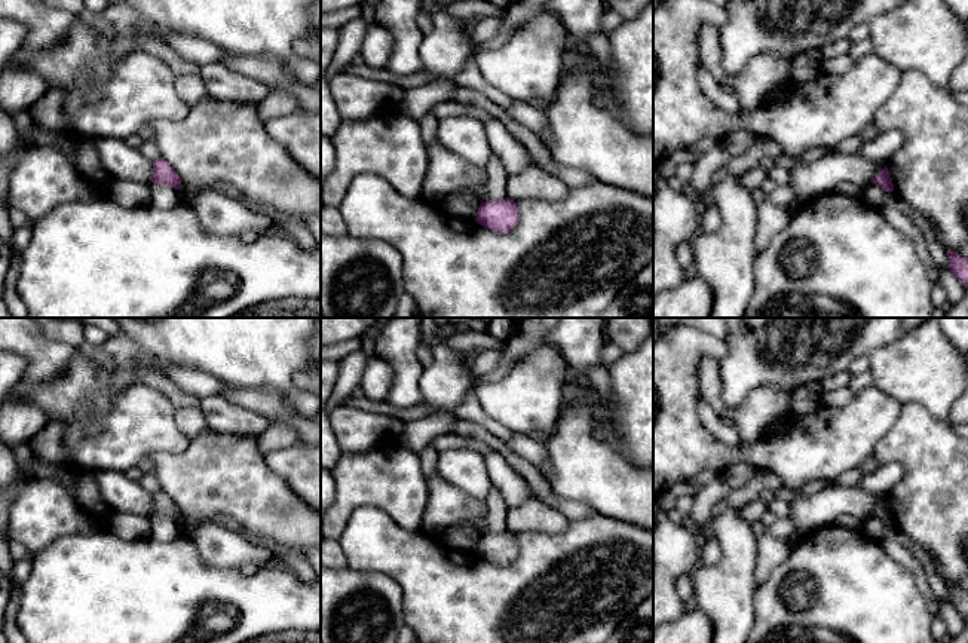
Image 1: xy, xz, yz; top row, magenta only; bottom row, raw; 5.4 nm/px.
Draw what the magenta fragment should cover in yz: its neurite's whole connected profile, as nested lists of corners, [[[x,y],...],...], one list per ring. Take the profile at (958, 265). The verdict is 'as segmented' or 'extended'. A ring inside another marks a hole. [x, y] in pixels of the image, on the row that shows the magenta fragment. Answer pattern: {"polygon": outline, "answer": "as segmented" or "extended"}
{"polygon": [[[946,251],[949,258],[949,269],[955,278],[964,285],[968,285],[968,260],[955,251]]], "answer": "as segmented"}

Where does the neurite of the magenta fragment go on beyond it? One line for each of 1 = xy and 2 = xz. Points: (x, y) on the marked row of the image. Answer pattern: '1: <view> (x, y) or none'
1: none
2: none

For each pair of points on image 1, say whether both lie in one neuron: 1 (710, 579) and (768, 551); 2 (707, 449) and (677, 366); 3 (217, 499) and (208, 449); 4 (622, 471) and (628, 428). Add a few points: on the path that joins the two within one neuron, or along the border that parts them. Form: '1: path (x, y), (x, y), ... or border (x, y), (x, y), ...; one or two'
1: border (756, 539), (754, 579), (759, 584); two
2: path (686, 428), (677, 419), (677, 386); one
3: path (217, 487), (217, 469), (213, 461); one
4: border (613, 444), (637, 467); two

